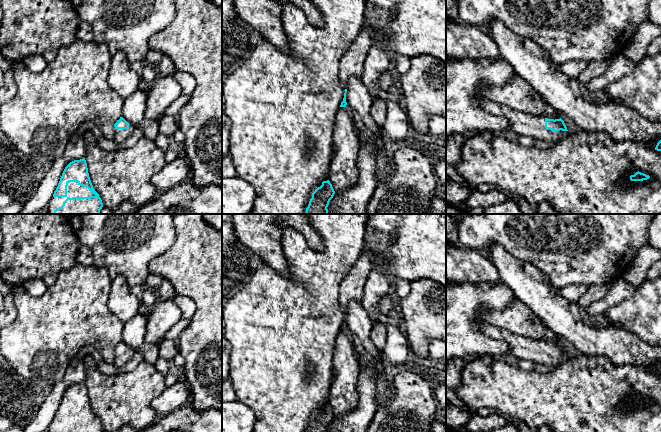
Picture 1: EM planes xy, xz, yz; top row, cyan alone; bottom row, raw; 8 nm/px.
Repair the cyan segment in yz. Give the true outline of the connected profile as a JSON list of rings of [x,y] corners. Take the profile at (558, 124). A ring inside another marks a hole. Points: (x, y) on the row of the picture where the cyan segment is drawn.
[[[487,98],[479,99],[477,103],[483,110],[504,117],[509,122],[509,129],[519,136],[531,136],[555,145],[570,134],[561,118],[554,120],[531,115]]]

